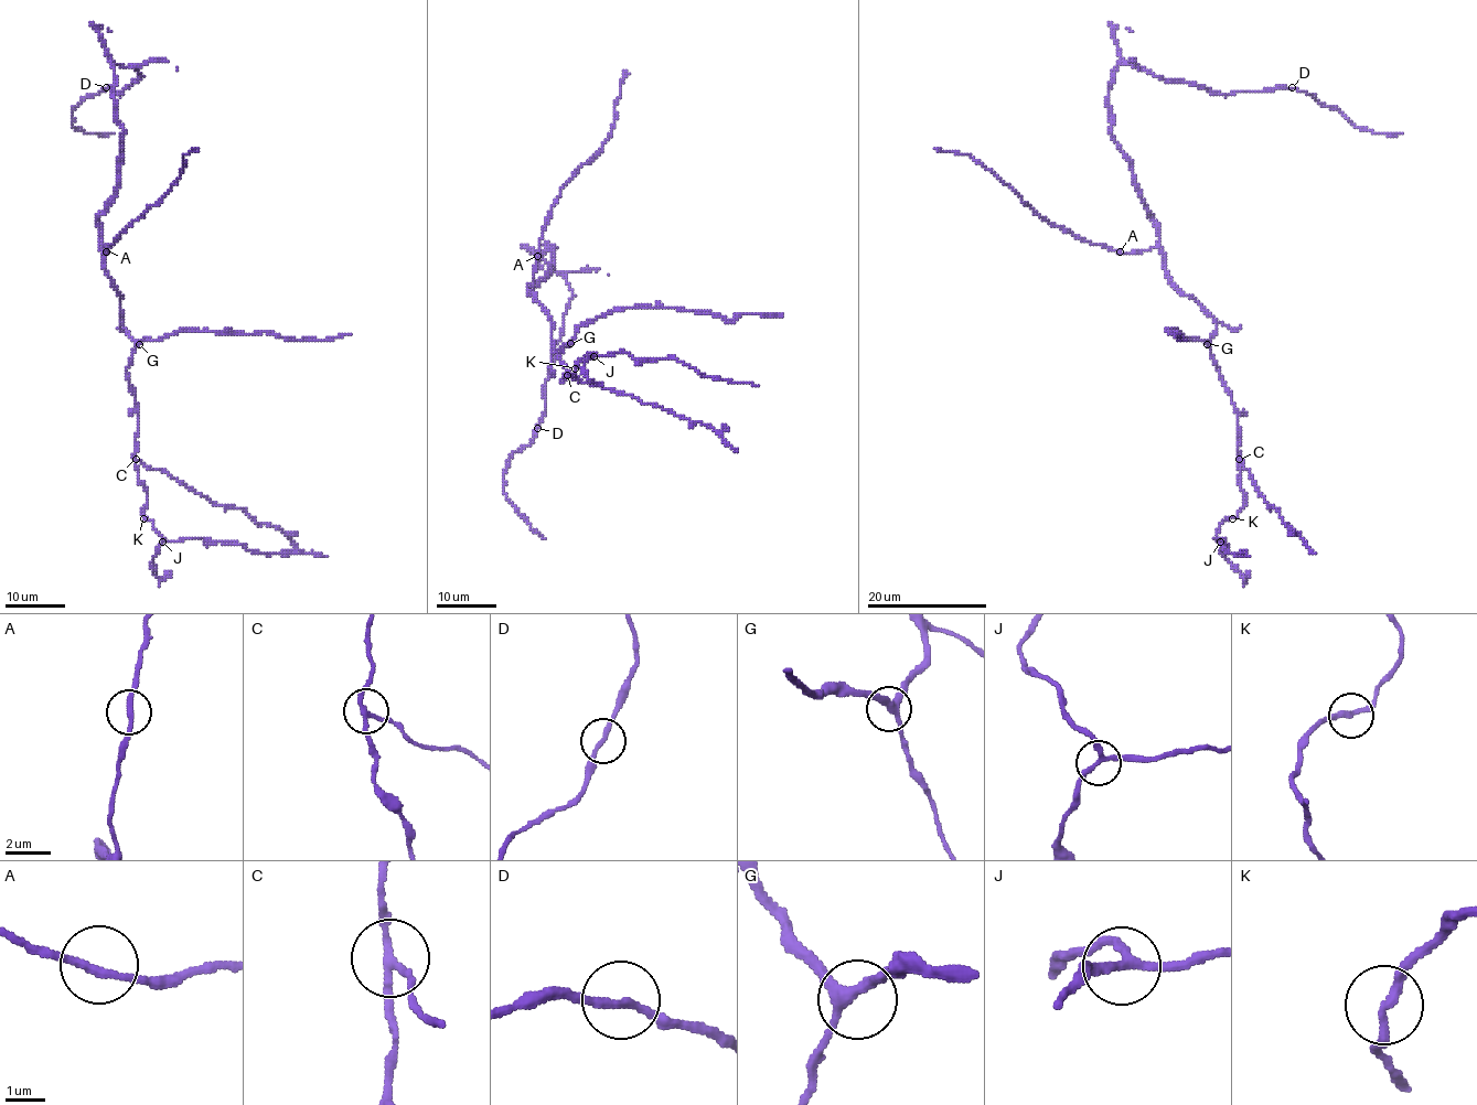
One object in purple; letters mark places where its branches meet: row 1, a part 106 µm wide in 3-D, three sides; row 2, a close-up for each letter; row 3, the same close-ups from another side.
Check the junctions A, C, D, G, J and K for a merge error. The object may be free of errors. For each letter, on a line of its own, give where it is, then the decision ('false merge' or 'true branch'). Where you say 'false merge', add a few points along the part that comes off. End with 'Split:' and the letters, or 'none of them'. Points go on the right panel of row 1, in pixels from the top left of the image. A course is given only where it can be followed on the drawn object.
A: place (1120, 251); true branch
C: place (1239, 459); false merge; course (1240, 460), (1250, 471), (1266, 504), (1275, 507), (1315, 554)
D: place (1292, 87); true branch
G: place (1207, 344); true branch
J: place (1220, 542); true branch
K: place (1232, 518); true branch
Split: C

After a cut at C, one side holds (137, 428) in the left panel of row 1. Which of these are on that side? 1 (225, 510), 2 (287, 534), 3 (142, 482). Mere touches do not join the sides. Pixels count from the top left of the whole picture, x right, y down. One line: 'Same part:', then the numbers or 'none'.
Same part: 3

